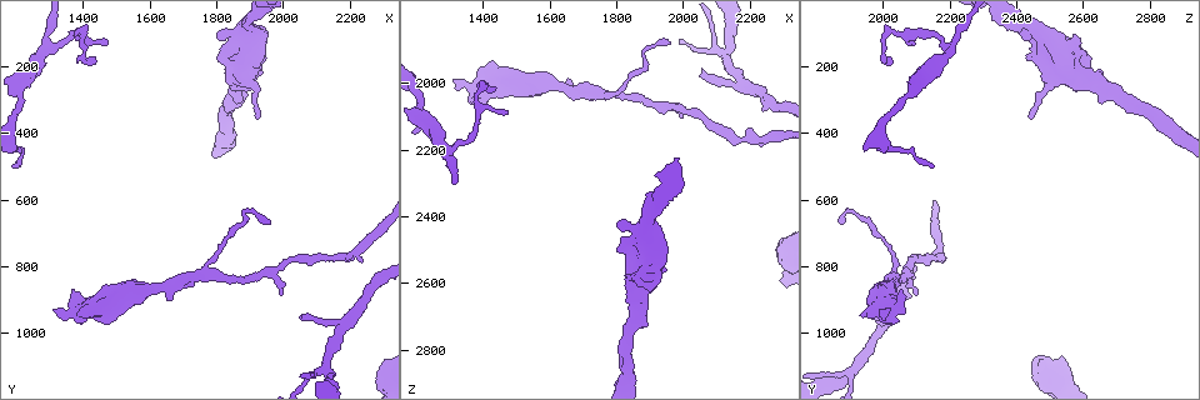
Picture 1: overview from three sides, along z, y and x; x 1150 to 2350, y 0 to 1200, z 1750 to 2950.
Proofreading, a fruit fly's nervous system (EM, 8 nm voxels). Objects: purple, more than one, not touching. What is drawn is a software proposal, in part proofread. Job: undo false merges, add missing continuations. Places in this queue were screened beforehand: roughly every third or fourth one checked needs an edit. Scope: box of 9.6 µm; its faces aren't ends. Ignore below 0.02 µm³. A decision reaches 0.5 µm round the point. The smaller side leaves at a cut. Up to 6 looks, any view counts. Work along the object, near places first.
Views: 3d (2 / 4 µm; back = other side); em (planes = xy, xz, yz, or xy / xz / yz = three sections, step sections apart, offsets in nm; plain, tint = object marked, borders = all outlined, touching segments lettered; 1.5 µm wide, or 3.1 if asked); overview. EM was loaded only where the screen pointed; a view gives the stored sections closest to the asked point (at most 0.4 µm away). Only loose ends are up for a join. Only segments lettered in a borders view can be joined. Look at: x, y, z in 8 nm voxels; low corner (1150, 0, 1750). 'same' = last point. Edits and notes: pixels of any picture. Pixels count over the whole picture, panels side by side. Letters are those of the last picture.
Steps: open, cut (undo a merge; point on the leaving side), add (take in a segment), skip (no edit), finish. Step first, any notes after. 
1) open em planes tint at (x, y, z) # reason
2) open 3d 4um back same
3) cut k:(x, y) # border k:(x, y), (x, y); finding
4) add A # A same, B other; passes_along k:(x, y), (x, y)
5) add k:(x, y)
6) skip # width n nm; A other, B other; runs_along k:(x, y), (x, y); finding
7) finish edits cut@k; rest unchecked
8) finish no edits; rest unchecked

open 3d 2um back at (1480, 120, 2090) # tapers out

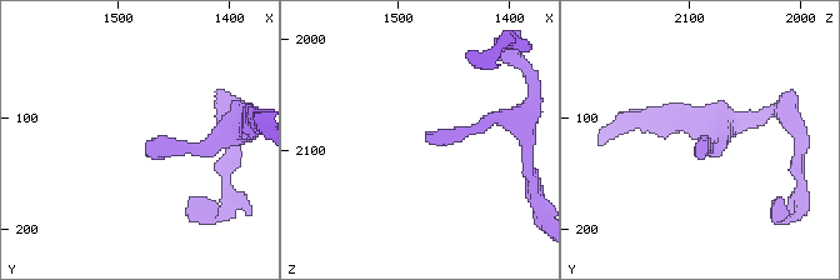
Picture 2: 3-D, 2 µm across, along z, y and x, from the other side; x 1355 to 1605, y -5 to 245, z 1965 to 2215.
open em xy step 8 borders at (1478, 130, 2088)

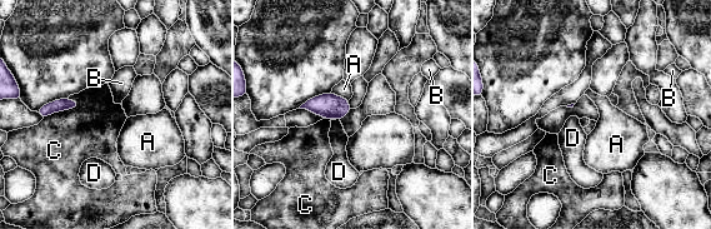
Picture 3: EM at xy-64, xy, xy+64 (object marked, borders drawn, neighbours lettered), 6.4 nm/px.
skip # A other, B other, C other, D other; border 3:(348, 100), (351, 108); none of them fits

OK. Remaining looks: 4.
open em planes plain at (1900, 130, 2480) # side arm on a straight run

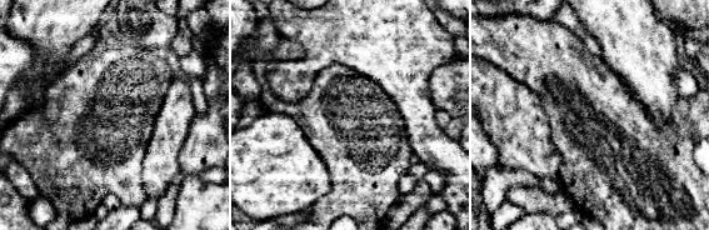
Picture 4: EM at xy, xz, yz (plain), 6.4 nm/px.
open em planes tint same

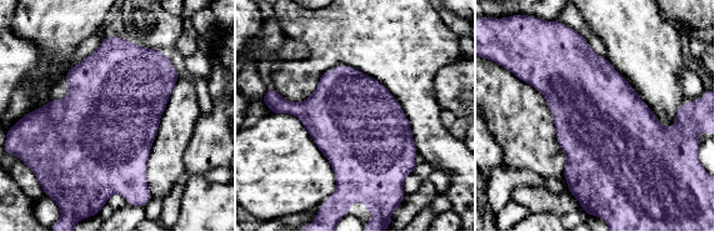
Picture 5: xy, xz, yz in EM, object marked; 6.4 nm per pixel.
open em planes borders same # see the neighbours

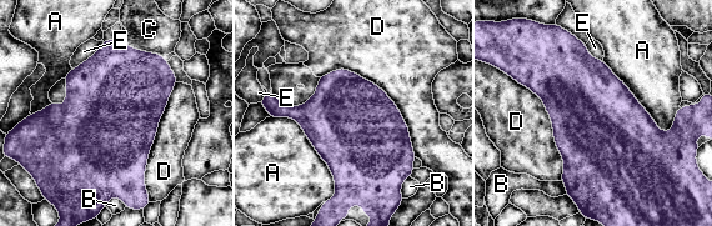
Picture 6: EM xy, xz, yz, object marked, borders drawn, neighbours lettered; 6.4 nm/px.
skip # width 600 nm; A other, B other, C other, D other, E other; border 6:(320, 76), (375, 83), (416, 156); continuous, no second cell

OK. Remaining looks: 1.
finish no edits; rest unchecked

